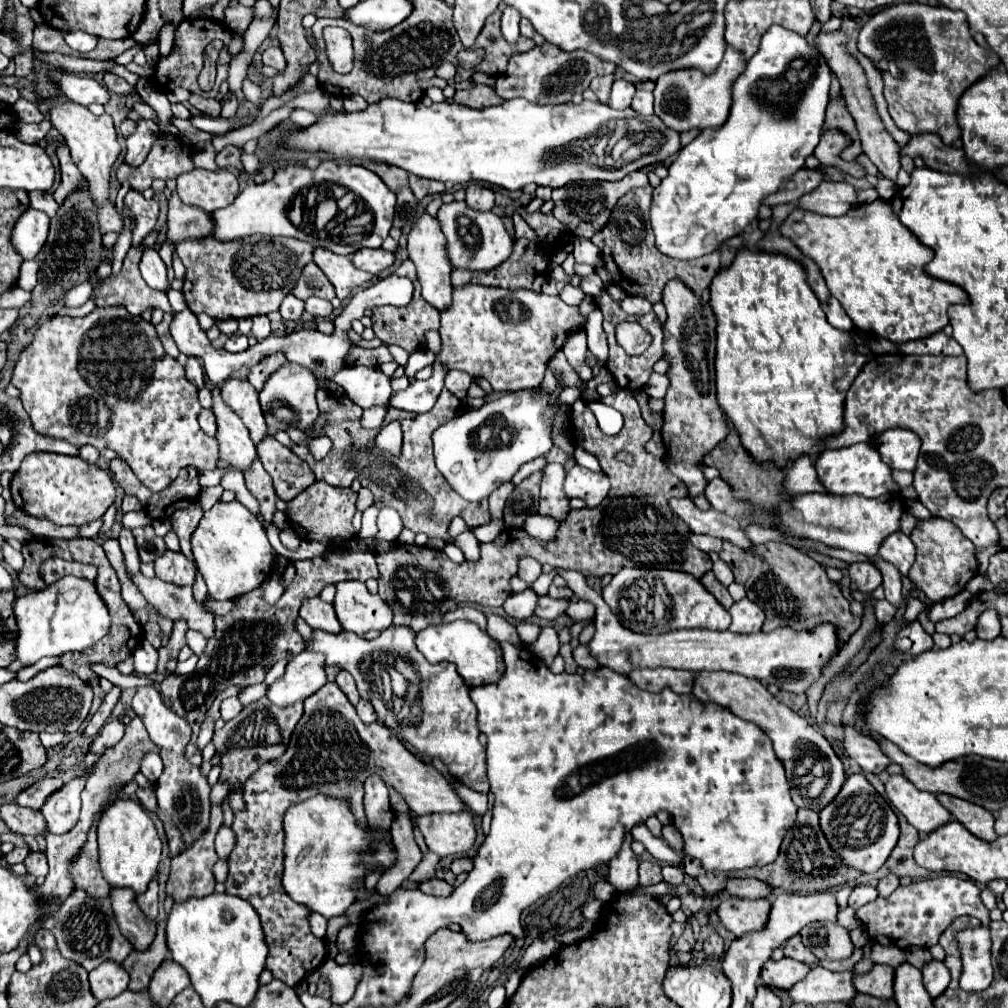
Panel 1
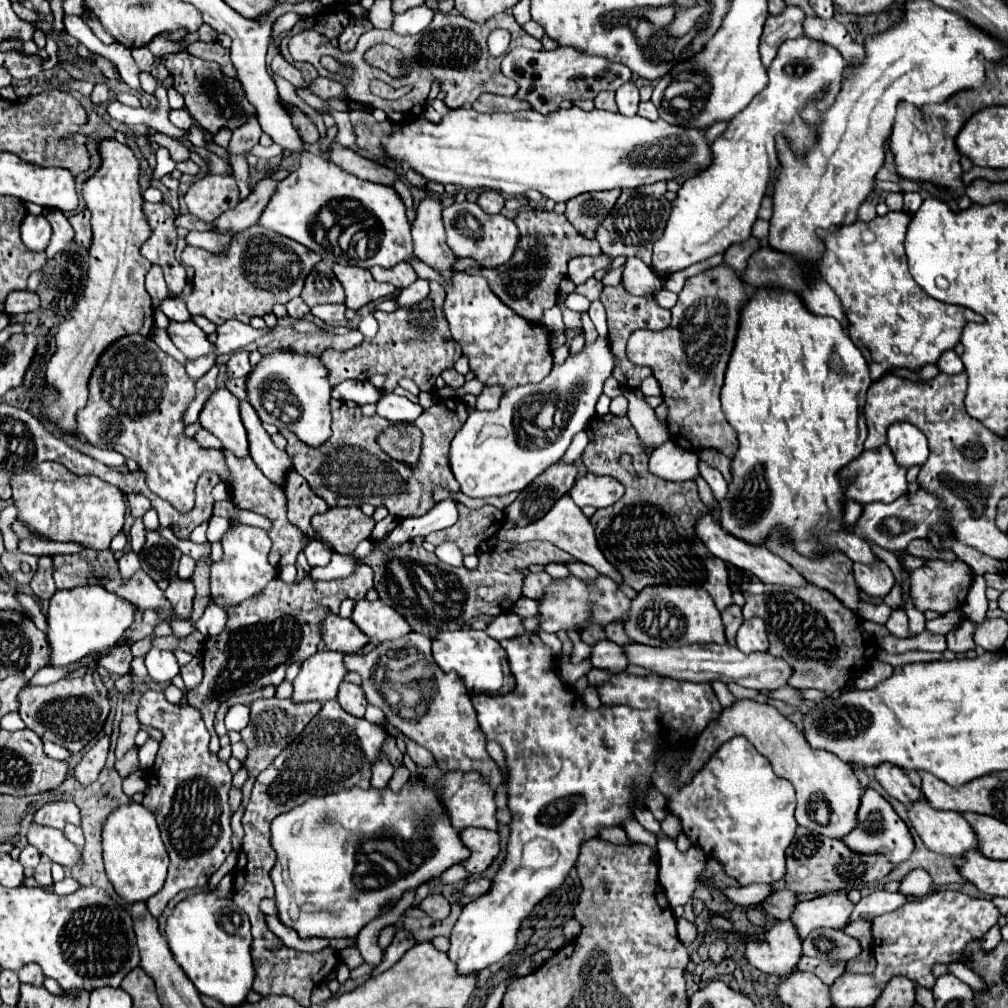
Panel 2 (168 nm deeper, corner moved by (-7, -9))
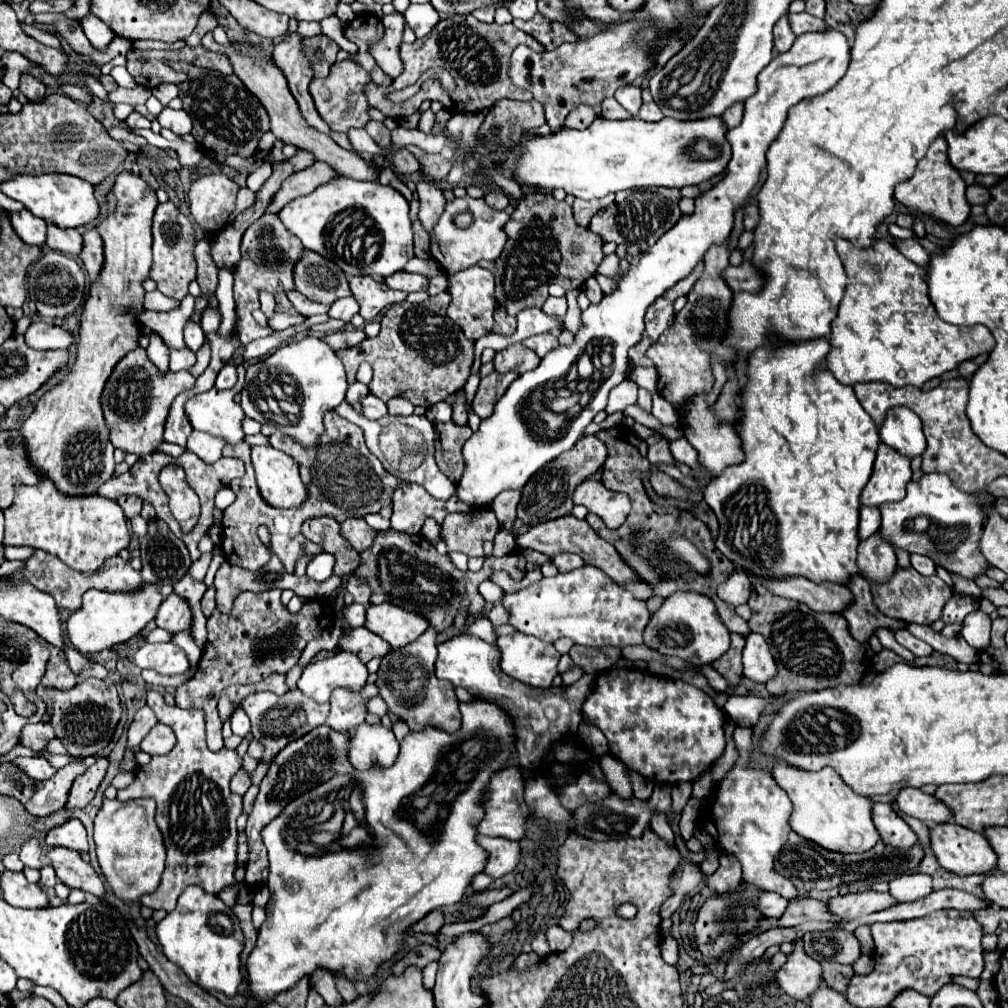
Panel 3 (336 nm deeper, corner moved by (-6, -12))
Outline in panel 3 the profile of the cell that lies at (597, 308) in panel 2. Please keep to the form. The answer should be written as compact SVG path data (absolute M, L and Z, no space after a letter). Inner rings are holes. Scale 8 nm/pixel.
M595 278L585 280L583 292L585 292L585 296L591 300L591 304L599 304L599 300L603 298L603 292L601 292L601 288L599 288L599 284L597 284Z

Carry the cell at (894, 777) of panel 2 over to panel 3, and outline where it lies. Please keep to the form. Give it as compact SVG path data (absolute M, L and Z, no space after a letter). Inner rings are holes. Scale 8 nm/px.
M903 788L895 802L901 812L905 812L907 816L919 818L927 824L949 822L949 816L951 816L949 808L945 808L941 800L937 800L935 796L923 794L919 788Z

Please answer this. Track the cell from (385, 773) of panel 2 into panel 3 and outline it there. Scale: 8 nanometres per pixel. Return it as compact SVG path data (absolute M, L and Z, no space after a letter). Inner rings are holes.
M363 722L351 732L353 740L349 744L349 760L355 770L387 768L395 762L399 754L399 742L389 728L383 724Z

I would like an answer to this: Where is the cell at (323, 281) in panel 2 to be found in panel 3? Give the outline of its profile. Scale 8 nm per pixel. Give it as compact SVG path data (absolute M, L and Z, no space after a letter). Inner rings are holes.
M305 250L301 264L297 264L297 272L293 278L295 290L313 302L329 306L339 298L351 296L347 278L341 268L309 250Z

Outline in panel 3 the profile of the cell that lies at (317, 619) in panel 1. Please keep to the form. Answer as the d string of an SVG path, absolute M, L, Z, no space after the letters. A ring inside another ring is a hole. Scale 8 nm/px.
M351 628L341 634L337 650L355 652L361 662L369 662L373 656L385 656L391 646L367 628Z

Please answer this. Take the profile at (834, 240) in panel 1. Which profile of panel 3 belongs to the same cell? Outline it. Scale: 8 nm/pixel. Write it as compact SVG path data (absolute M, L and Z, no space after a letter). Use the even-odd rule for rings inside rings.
M835 238L835 250L851 278L839 304L837 318L831 324L831 352L827 356L827 368L841 384L855 386L861 382L885 382L893 386L911 384L921 388L927 380L955 370L959 362L987 354L993 348L993 334L989 332L989 328L981 324L961 328L941 320L937 312L933 312L929 296L925 296L925 282L921 280L921 276L925 276L925 270L901 256L901 252L897 252L897 248L887 240L875 240L869 248L859 248L851 240Z

